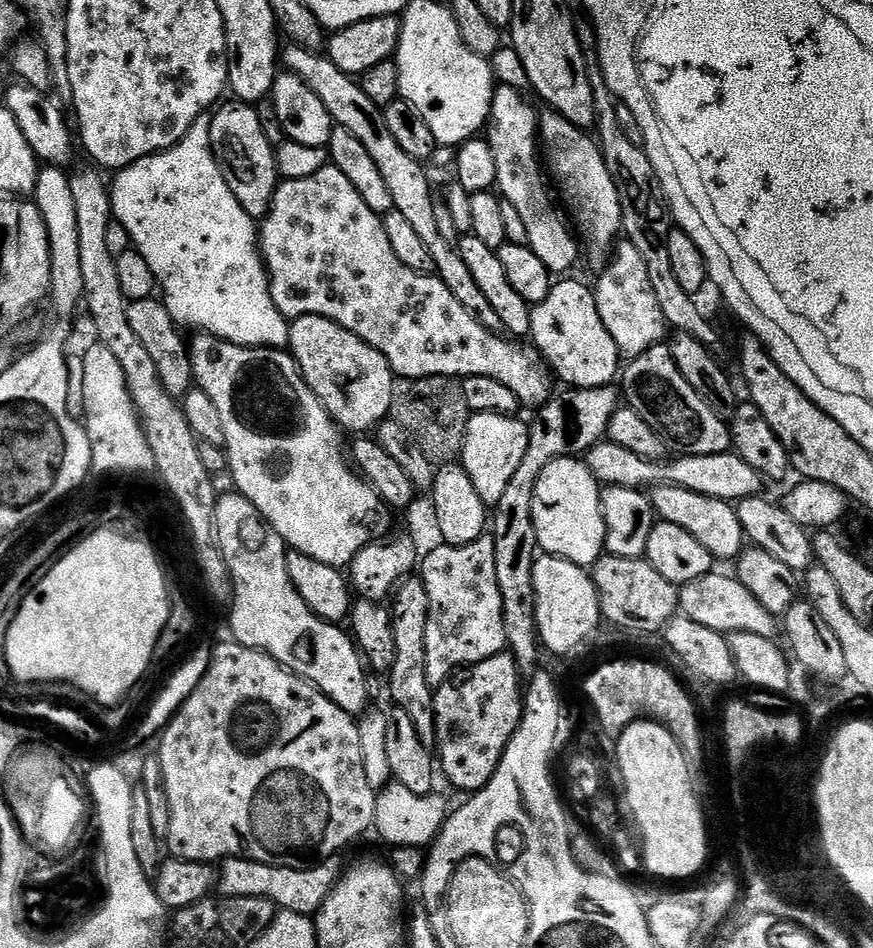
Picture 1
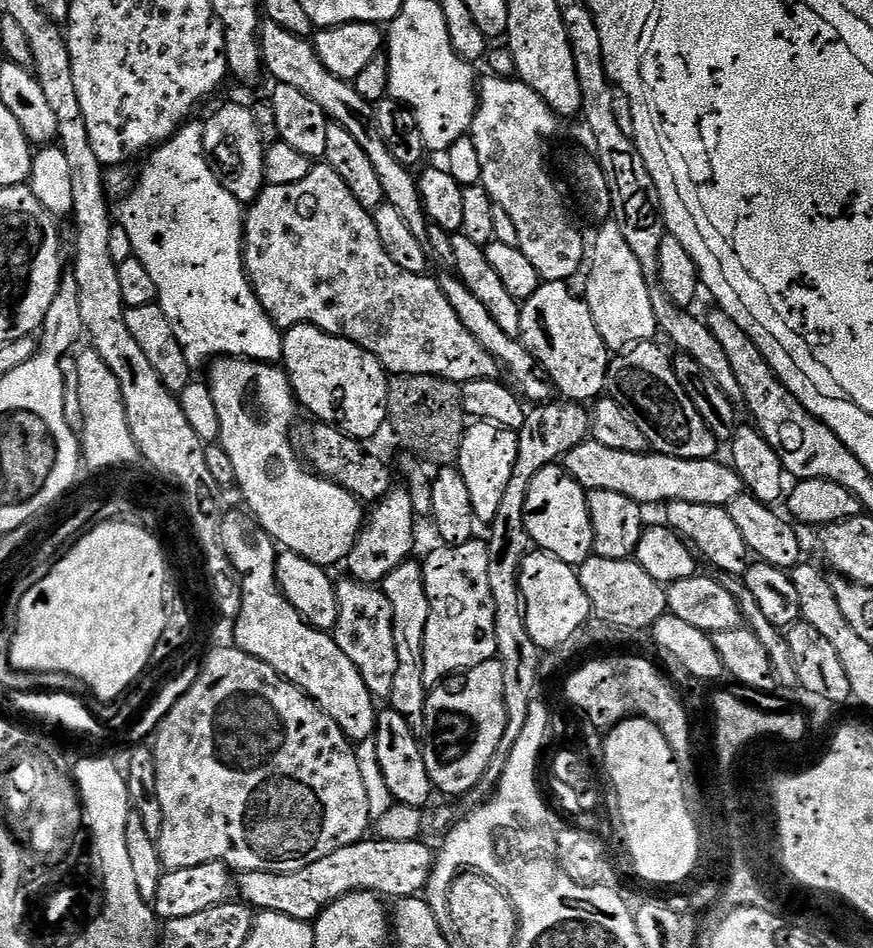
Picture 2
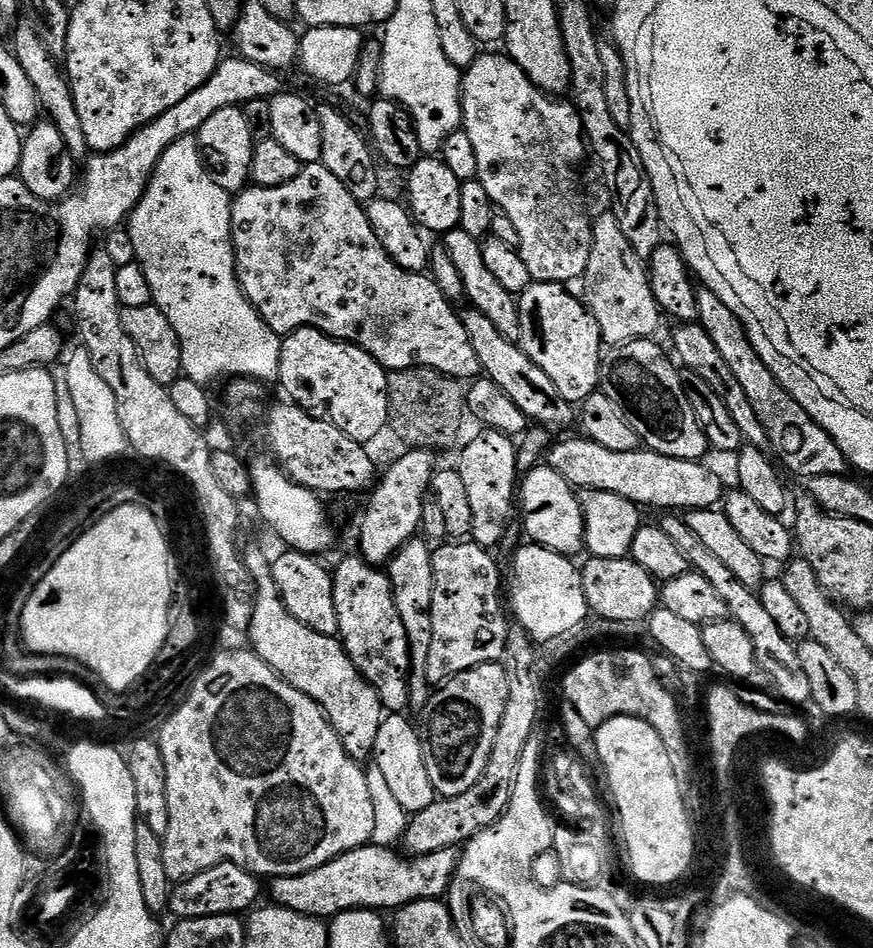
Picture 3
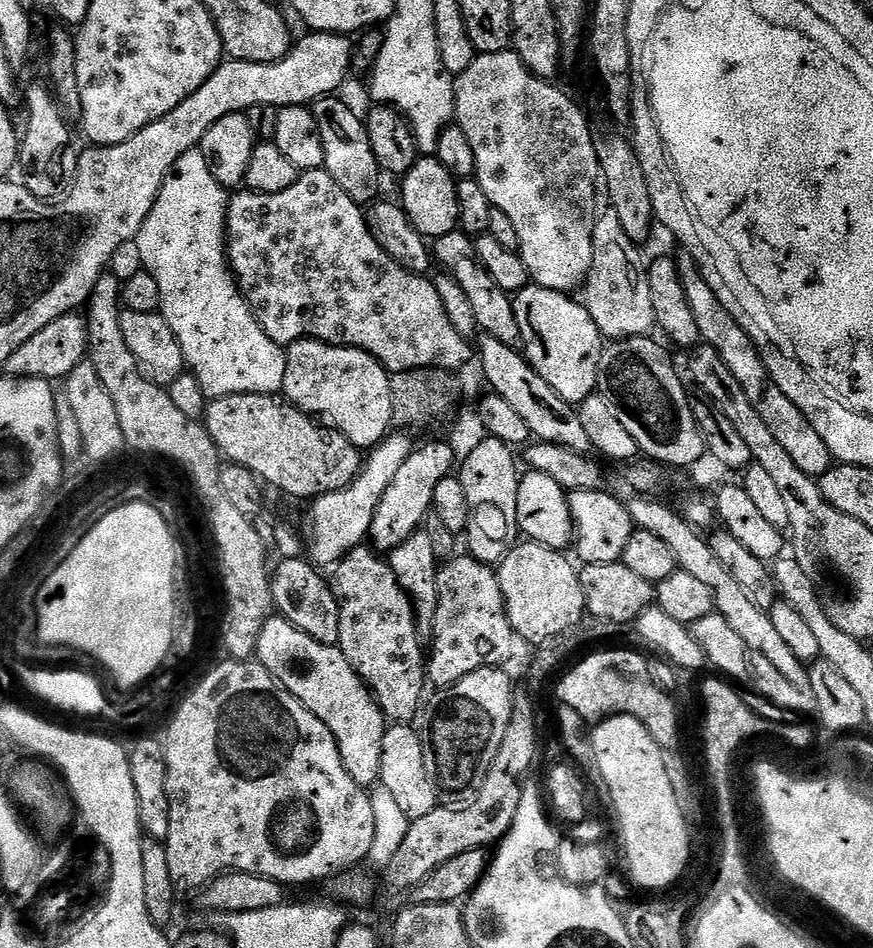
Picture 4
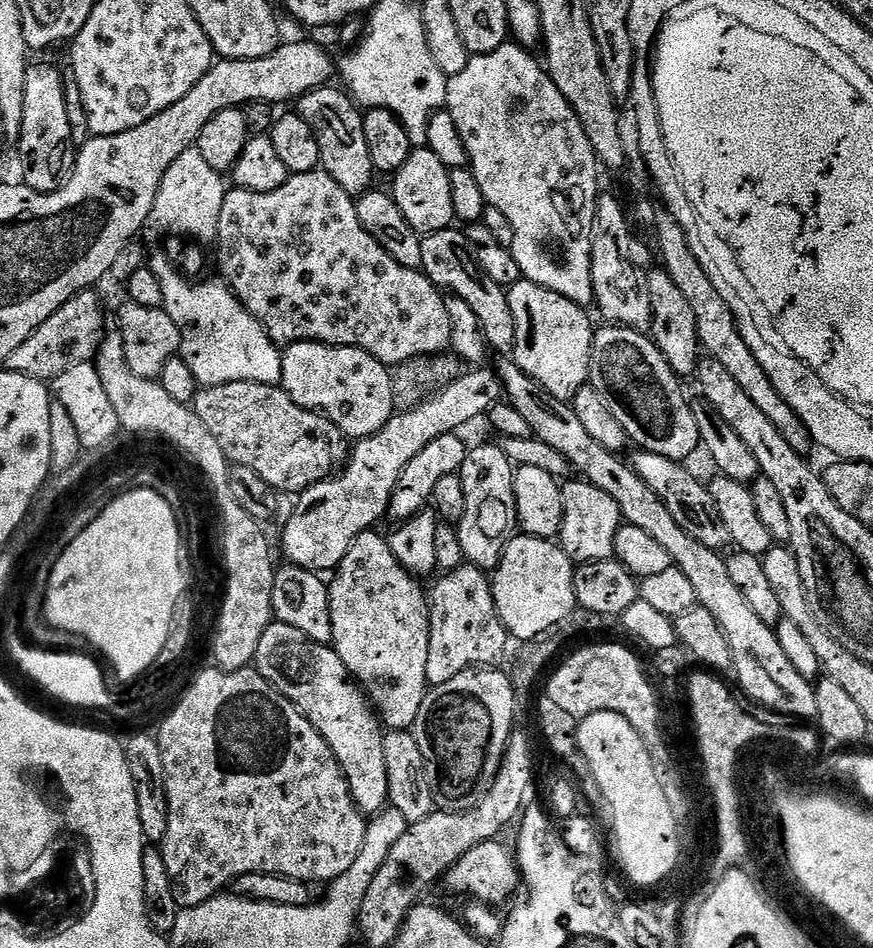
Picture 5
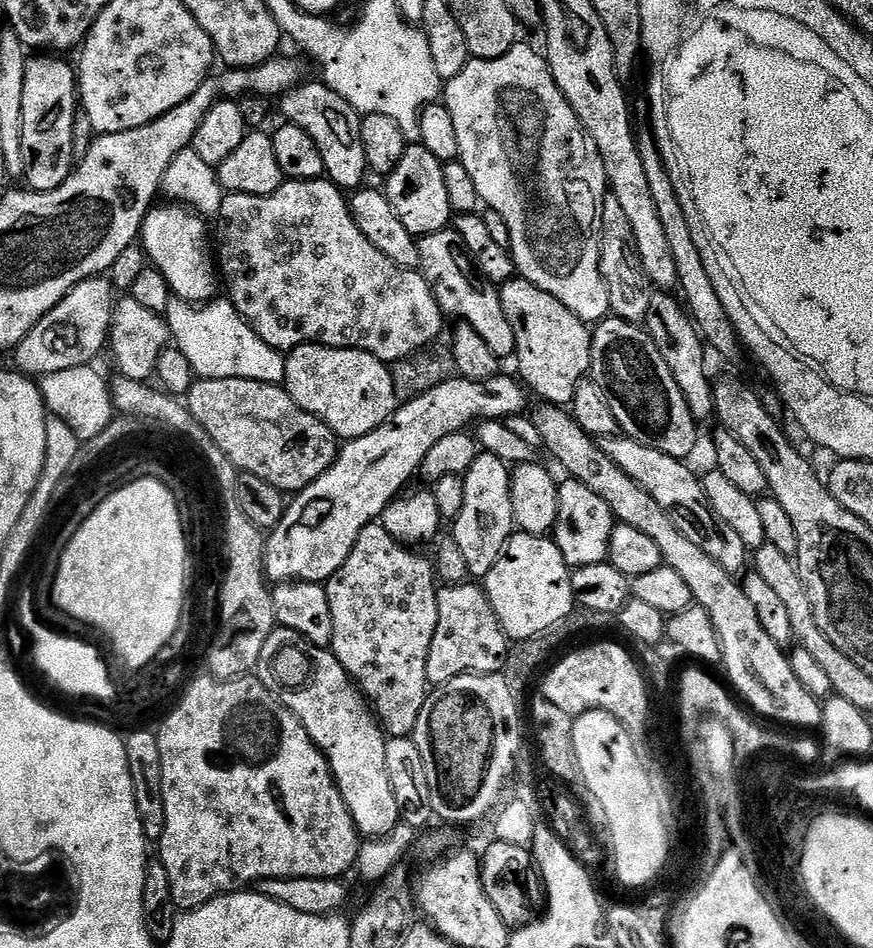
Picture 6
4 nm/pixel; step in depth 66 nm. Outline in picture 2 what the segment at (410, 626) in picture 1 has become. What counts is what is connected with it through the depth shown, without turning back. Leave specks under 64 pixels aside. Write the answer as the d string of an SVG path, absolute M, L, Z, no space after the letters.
M410 558L391 572L382 585L386 598L394 610L394 642L398 650L398 674L390 697L391 711L402 714L413 728L423 729L428 714L428 693L430 686L424 673L424 643L426 622L430 622L430 598L426 598L424 566L419 559Z

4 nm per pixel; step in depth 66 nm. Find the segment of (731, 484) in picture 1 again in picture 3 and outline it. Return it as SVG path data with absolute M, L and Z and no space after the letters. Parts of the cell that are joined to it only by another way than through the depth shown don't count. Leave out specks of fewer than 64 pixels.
M557 439L546 453L546 464L580 492L606 490L606 494L618 494L645 509L668 508L664 510L716 508L726 495L719 474L711 472L707 463L670 458L666 454L649 452L643 446L633 452L606 450L606 446L598 446L598 442L579 439Z

